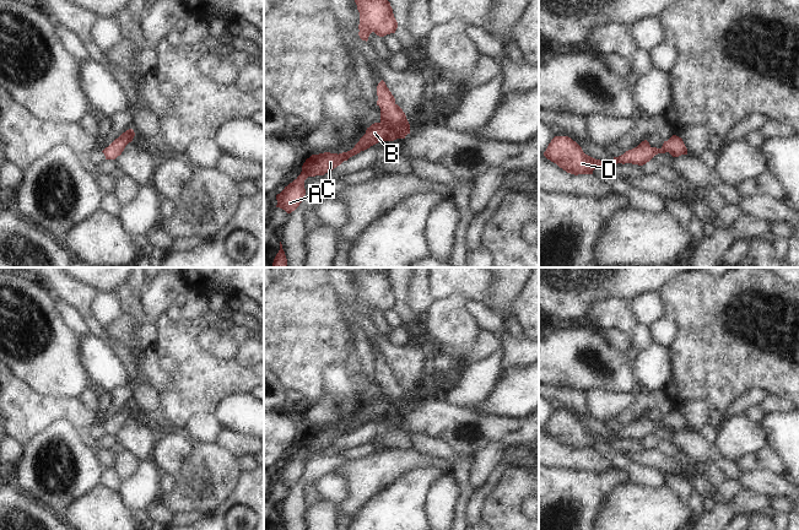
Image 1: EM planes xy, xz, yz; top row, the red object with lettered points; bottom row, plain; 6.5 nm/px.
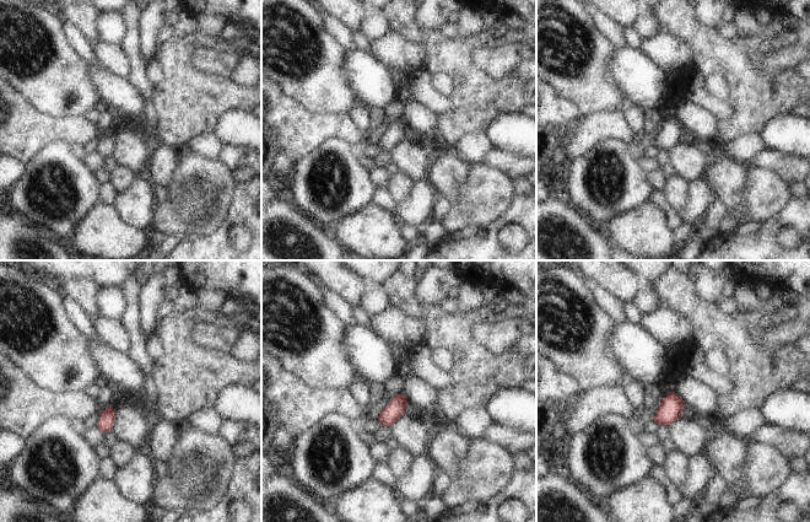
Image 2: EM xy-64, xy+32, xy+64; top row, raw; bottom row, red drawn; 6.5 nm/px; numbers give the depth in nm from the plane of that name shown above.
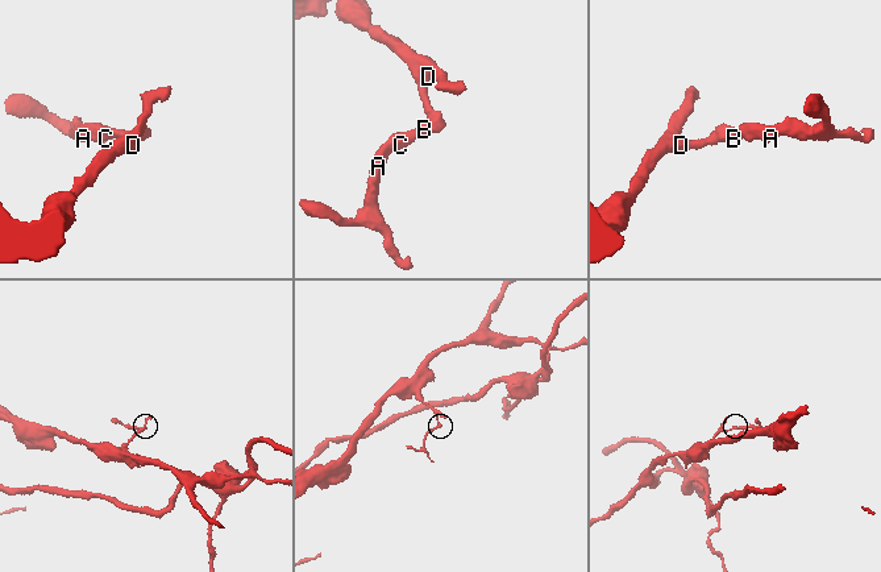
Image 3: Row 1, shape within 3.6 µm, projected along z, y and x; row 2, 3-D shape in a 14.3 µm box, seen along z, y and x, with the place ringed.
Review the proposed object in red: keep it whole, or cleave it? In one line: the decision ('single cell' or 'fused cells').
single cell

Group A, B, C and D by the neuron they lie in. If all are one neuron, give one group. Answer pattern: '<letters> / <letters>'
A B C D

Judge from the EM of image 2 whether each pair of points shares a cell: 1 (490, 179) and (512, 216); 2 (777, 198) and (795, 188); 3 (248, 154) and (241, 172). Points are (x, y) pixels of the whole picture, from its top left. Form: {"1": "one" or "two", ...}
{"1": "two", "2": "two", "3": "two"}

